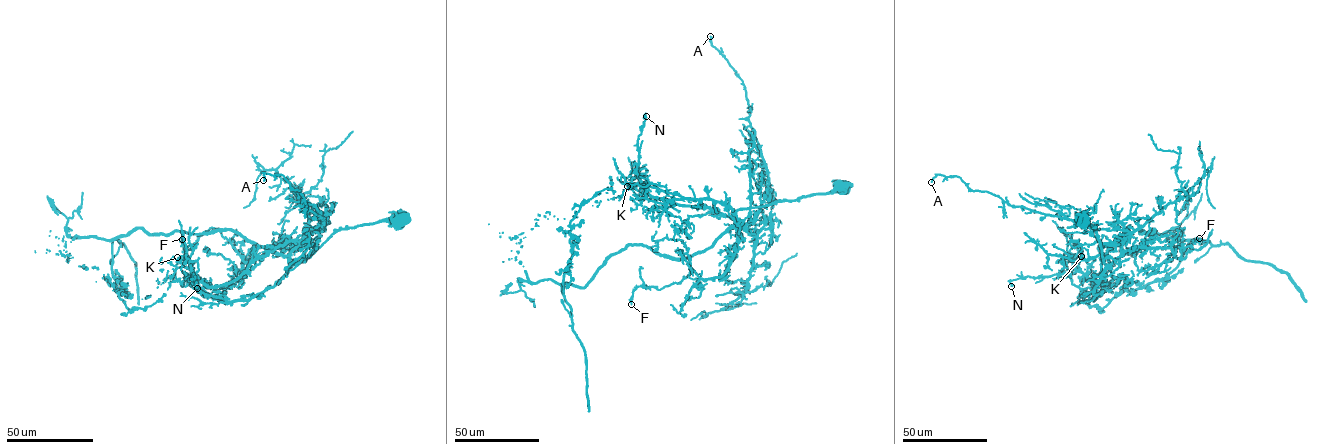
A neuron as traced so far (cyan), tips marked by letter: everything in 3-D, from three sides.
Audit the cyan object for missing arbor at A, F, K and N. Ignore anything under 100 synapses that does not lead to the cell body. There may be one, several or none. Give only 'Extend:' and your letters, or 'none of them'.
Extend: none of them

